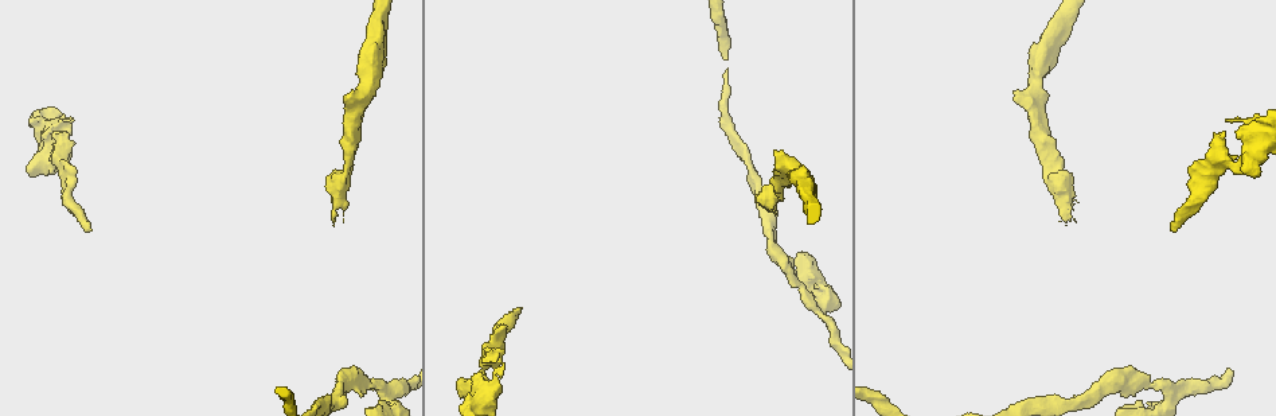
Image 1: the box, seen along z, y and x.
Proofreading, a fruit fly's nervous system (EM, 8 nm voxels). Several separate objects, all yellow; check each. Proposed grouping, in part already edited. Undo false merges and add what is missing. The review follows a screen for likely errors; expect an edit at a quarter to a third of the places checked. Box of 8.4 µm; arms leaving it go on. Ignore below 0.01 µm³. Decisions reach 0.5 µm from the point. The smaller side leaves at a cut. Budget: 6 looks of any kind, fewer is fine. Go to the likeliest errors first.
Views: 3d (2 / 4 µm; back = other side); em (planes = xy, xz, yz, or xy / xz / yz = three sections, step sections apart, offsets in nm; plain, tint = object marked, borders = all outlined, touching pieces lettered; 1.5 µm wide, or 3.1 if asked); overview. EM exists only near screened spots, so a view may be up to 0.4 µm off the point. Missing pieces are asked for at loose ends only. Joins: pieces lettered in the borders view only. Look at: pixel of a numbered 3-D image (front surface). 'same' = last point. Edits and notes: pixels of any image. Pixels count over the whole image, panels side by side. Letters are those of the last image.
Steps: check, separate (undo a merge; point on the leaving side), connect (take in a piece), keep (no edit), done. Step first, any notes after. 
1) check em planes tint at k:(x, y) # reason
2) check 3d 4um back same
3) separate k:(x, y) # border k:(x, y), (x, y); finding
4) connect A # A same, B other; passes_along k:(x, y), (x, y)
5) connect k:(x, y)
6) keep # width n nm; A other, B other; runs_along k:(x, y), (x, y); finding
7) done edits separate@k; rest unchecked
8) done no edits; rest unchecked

check 3d 2um at 1:(822, 316) # calibre changes

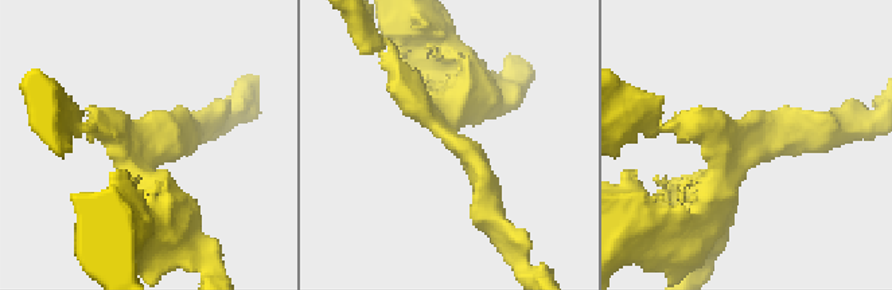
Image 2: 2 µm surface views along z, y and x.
check em planes borders at 2:(450, 142) # arms 3; need the tissue

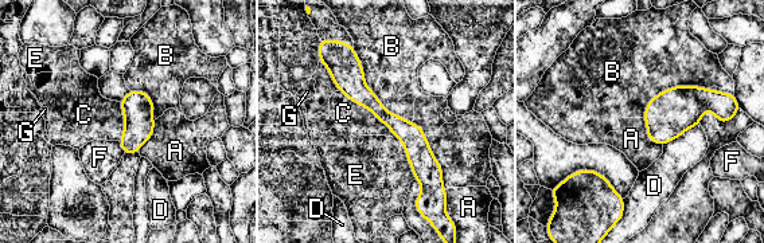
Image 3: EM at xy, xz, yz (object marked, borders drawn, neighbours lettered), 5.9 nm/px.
keep # A other, B other, C other, D other, E other, F other, G other; border 3:(339, 90), (369, 109), (402, 144); continuous, no second neuron

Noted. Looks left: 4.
check 3d 4um at 1:(1014, 95) # free end

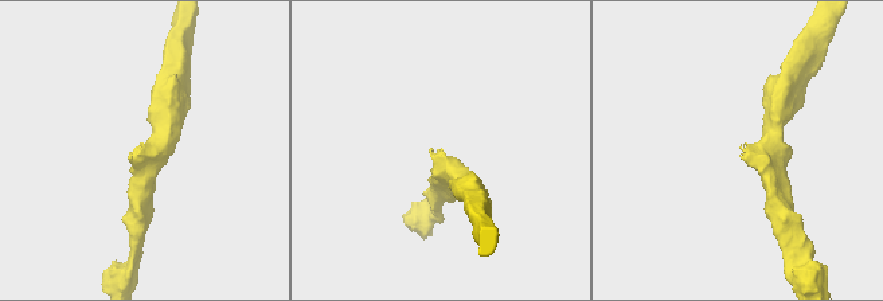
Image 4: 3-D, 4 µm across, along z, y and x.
check em planes borders at 4:(744, 156) # arm_widths 240, 280 nm; shape alone is not enough

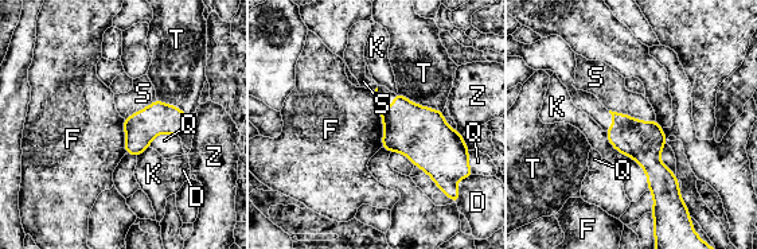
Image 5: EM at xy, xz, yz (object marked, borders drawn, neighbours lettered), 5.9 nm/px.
keep # D other, F other, K other, Q other, S other, T other, Z other; border 5:(375, 98), (382, 123), (382, 147); none of them fits

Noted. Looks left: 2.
check em xz step 4 tint at 1:(1220, 161) # calibre changes

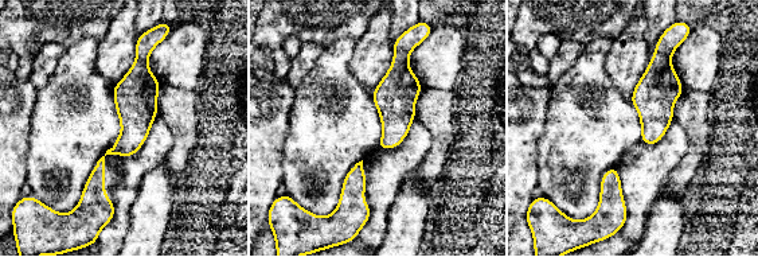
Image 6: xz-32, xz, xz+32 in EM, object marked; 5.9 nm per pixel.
check em xy step 8 borders same

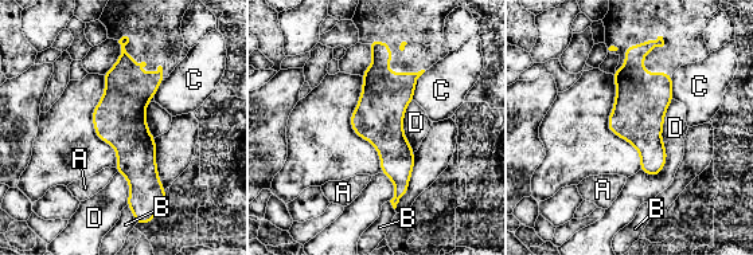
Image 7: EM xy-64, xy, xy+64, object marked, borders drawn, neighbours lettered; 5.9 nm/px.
keep # A other, B other, C other, D other; all the same neuron

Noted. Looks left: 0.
done no edits; rest unchecked

